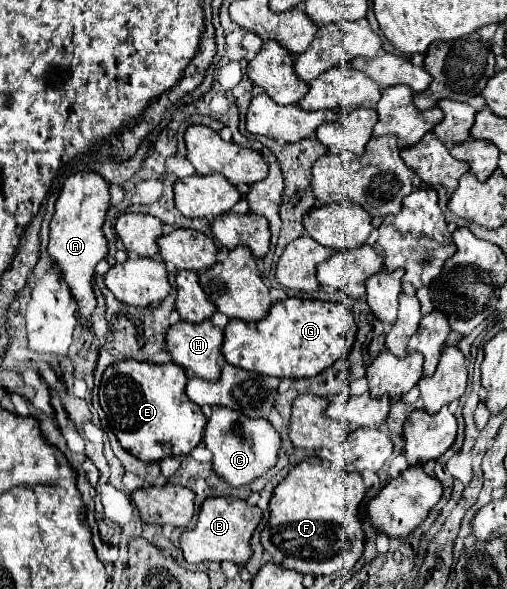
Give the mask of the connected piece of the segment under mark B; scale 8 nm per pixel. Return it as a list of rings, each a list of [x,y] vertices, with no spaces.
[[[207,498],[201,506],[197,526],[193,530],[185,530],[181,534],[181,550],[189,564],[201,564],[207,560],[215,562],[235,562],[237,566],[243,566],[253,550],[251,550],[251,534],[259,526],[263,518],[263,512],[257,506],[249,506],[245,500],[239,498]]]

